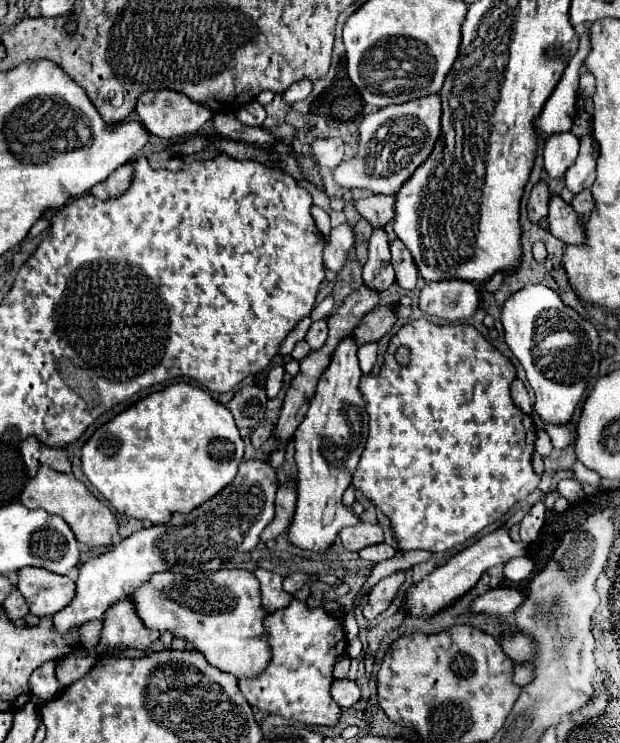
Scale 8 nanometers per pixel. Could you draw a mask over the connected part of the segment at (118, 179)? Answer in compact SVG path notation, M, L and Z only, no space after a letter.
M124 164L116 172L112 172L112 176L104 184L96 184L96 188L92 188L90 194L94 194L96 198L118 196L118 194L122 194L128 188L130 180L132 180L132 166Z

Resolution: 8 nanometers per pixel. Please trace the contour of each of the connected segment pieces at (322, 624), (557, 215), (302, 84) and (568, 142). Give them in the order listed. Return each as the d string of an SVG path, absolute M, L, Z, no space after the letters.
M292 598L286 608L280 608L264 618L272 660L268 668L254 678L238 680L238 688L250 706L282 716L292 722L334 726L340 720L340 706L330 696L334 682L332 670L340 656L346 654L348 638L342 620L328 614L324 606L308 608L302 600Z
M552 196L548 204L548 230L564 244L582 244L584 228L580 226L578 214L560 196Z
M300 80L300 82L292 84L292 86L282 94L282 100L284 100L286 104L294 104L294 102L298 102L298 100L304 100L304 98L310 94L310 90L312 90L312 82L310 82L310 80Z
M572 132L554 134L544 144L544 170L550 178L562 178L578 156L578 138Z

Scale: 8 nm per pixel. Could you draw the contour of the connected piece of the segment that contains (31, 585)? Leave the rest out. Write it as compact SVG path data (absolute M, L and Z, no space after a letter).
M24 568L24 572L18 572L16 588L38 618L54 616L76 594L76 584L68 576L56 576L54 572L44 572L44 568Z

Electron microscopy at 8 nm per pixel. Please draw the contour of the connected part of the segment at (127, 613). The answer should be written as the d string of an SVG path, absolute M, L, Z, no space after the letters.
M126 598L114 604L106 612L98 652L102 652L106 646L116 646L116 644L146 650L156 638L160 638L160 632L152 632L150 628L146 628L146 624L138 618L134 610L134 602Z

